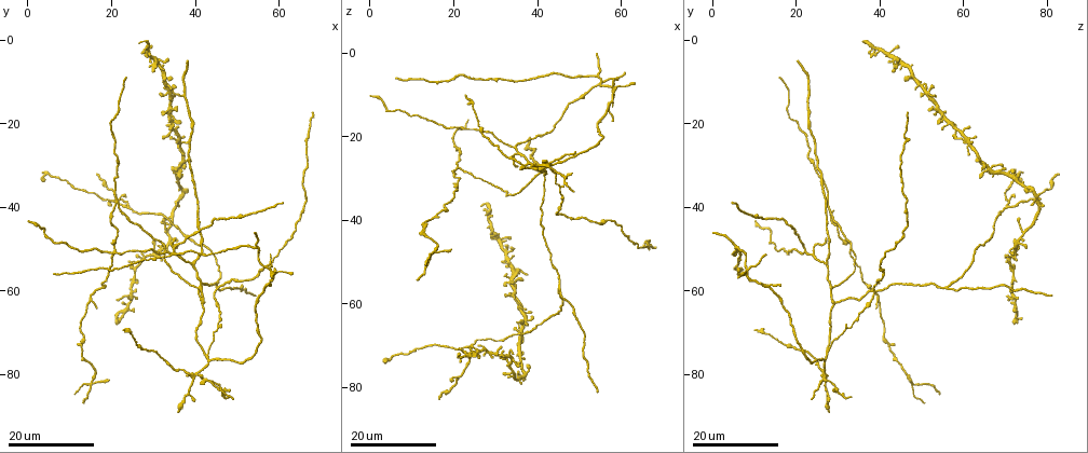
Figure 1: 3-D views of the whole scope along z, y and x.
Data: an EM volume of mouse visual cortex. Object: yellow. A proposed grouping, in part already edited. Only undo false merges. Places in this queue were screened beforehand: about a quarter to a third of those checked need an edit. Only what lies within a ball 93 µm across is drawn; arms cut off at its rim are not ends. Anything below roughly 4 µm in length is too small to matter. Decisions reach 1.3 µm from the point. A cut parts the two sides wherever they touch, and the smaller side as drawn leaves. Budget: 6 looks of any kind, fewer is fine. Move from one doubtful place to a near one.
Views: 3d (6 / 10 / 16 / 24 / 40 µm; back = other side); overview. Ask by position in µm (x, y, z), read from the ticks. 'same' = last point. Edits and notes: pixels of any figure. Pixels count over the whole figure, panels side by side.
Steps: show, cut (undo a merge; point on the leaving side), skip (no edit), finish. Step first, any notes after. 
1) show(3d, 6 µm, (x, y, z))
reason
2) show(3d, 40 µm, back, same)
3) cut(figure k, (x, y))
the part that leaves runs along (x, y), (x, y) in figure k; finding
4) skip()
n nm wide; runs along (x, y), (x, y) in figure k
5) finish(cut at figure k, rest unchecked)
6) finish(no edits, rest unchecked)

show(3d, 24 µm, (42.5, 75.0, 27.5))
side arm on a straight run

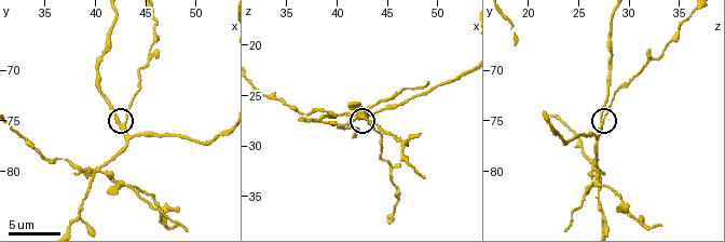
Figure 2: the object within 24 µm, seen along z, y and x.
show(3d, 6 µm, (42.8, 75.4, 27.4))
closer look

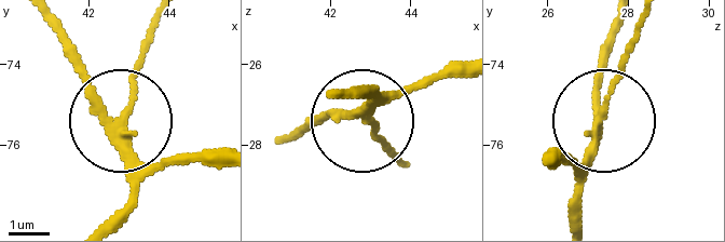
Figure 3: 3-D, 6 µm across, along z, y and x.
skip()
3 arms; runs along (285, 139), (340, 115), (370, 125), (387, 152) in figure 3; one neuron here

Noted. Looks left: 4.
show(3d, 24 µm, (40.5, 59.0, 28.5))
four-way junction

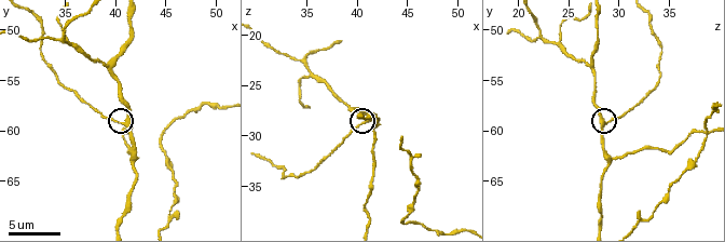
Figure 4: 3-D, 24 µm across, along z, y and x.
show(3d, 10 µm, (40.6, 59.2, 28.8))

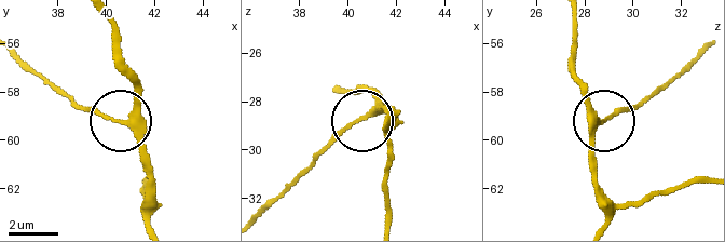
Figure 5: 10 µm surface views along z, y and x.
skip()
runs along (702, 184), (610, 197), (591, 147), (600, 116), (575, 75) in figure 5; continuous, no second neuron

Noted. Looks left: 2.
show(3d, 24 µm, (45.5, 59.0, 56.5))

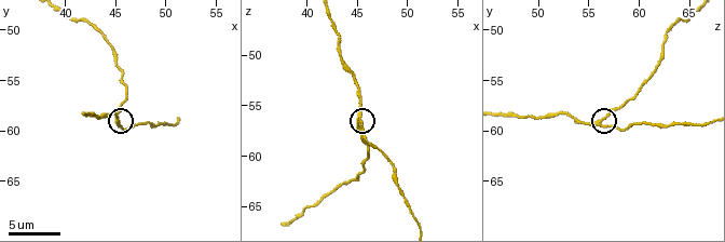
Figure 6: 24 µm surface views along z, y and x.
show(3d, 6 µm, (45.4, 59.0, 56.0))

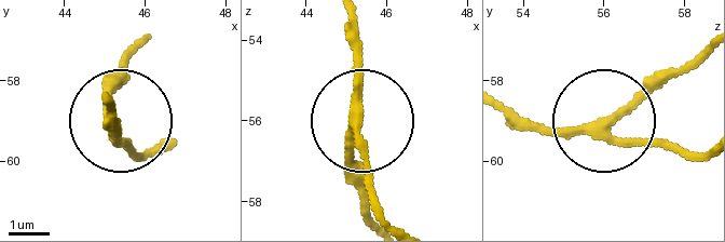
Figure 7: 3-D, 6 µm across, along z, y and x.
skip()
runs along (107, 104), (137, 151) in figure 7; all the same neuron

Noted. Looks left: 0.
finish(no edits, rest unchecked)

